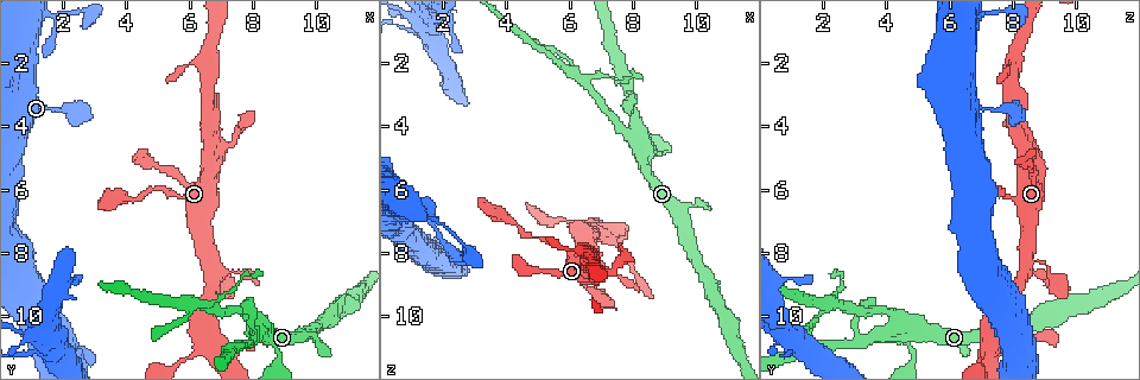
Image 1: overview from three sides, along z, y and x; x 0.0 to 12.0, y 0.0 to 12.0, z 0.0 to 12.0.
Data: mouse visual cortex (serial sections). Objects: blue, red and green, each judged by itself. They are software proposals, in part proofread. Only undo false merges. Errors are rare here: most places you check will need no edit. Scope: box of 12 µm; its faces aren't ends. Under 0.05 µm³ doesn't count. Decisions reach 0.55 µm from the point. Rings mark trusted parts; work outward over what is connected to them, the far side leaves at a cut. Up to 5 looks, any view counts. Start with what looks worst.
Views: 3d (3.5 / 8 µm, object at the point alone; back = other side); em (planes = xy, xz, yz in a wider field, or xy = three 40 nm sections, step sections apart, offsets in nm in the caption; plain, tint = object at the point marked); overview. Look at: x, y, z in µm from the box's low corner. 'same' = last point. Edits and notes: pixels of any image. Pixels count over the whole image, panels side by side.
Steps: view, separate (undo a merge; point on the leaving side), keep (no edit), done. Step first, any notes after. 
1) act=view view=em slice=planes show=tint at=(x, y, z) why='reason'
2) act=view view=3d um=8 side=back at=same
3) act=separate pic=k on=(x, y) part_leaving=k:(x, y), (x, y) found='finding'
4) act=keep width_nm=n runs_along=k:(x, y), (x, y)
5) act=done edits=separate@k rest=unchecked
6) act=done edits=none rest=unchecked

act=view view=3d um=8 side=back at=(6.6, 8.2, 8.4)

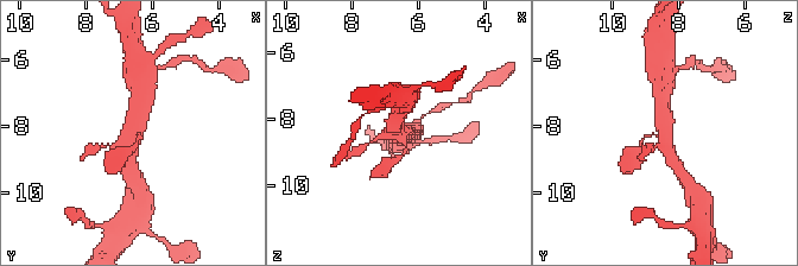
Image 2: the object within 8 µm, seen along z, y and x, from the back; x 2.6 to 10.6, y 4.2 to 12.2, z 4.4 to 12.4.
act=view view=em slice=xy step=1 show=tint at=(6.6, 8.2, 8.5) arms=4 arm_widths_nm=100,250,350,400 why='need the tissue'

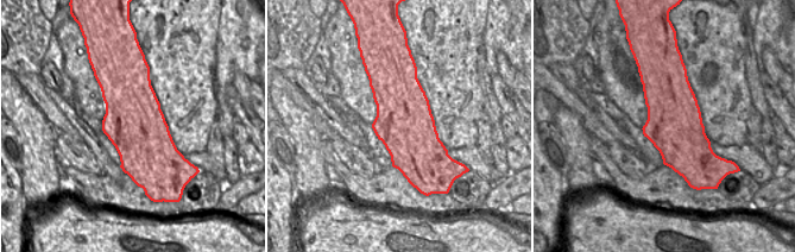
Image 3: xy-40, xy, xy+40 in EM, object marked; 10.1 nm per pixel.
act=keep runs_along=2:(660, 100), (665, 143), (676, 165) found='one cell here'

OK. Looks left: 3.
act=view view=3d um=8 at=(5.9, 9.6, 2.2) why='arms part here'

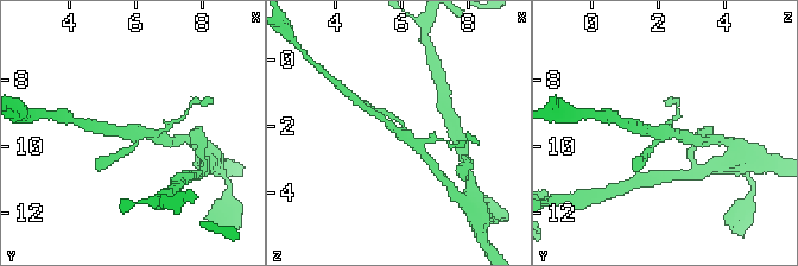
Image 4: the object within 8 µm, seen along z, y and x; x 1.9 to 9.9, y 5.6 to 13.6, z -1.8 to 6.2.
act=view view=3d um=3.5 at=(6.0, 9.6, 2.3) why='closer look'

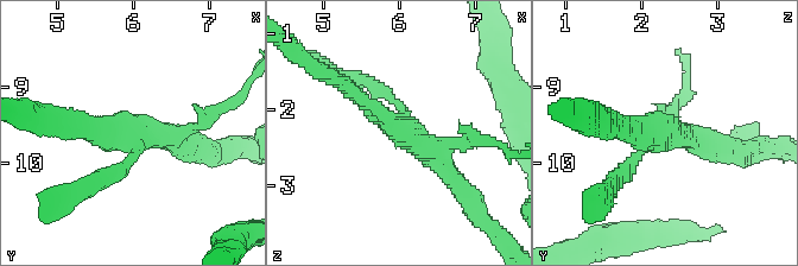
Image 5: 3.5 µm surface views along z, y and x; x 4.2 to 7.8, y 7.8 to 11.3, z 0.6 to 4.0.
act=view view=em slice=xy step=1 show=tint at=(5.95, 9.65, 2.20)

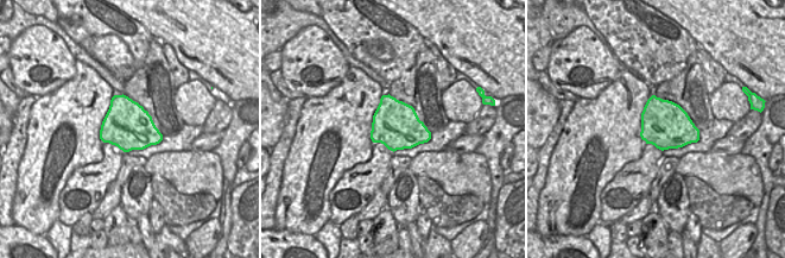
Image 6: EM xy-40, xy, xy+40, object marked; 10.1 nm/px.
act=keep runs_along=5:(455, 181), (434, 153), (335, 77) found='one cell here'

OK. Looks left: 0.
act=done edits=none rest=unchecked

